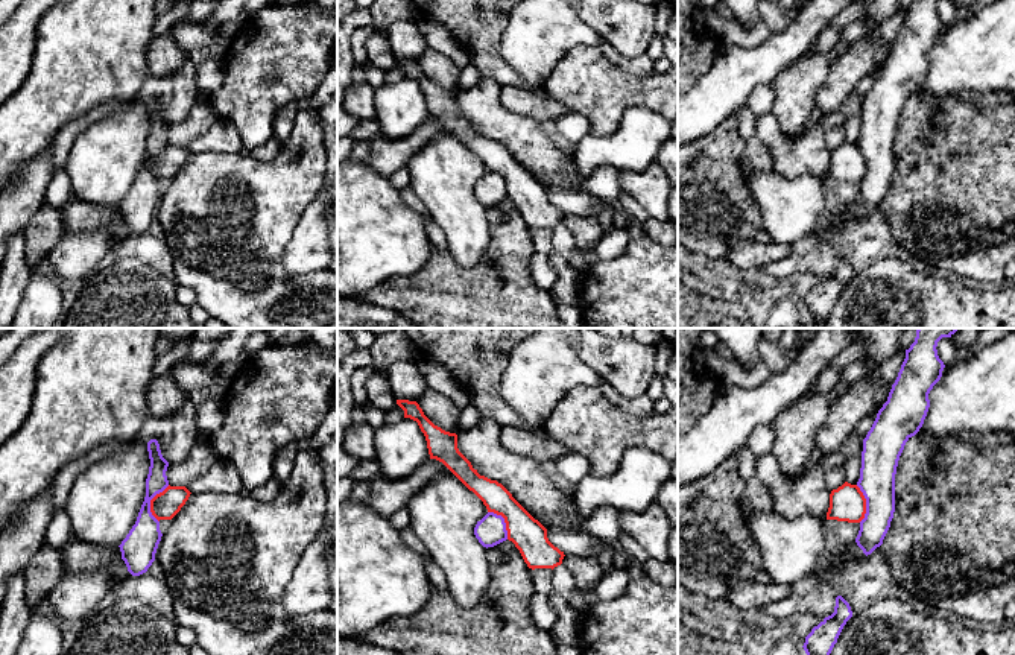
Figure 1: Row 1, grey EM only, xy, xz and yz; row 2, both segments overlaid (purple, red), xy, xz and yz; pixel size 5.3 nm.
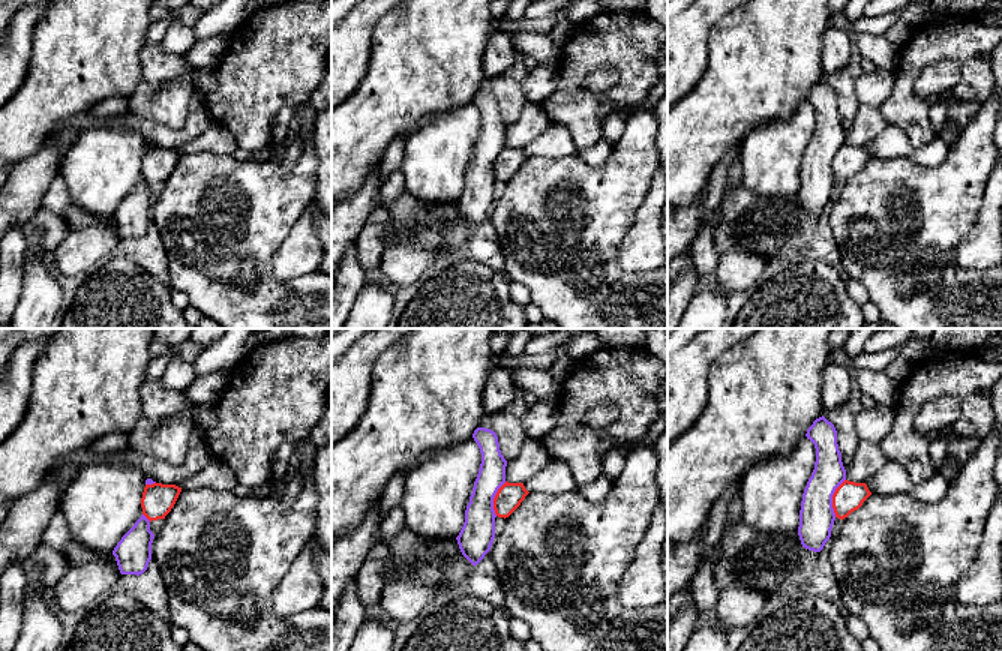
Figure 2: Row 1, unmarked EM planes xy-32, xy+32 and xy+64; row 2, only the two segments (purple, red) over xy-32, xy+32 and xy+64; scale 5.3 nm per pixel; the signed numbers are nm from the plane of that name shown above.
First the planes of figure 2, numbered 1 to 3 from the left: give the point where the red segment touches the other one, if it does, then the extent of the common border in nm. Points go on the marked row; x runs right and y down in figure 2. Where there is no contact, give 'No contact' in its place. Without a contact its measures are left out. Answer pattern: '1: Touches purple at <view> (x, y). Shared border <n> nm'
1: Touches purple at xy-32 (146, 518). Shared border 60 nm
2: Touches purple at xy+32 (494, 497). Shared border 190 nm
3: Touches purple at xy+64 (831, 498). Shared border 220 nm

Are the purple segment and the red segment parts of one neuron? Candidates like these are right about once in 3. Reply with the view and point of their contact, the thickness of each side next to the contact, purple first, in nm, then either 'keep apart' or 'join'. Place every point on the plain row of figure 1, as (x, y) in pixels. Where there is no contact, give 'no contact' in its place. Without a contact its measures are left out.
contact xy (149, 161); calibres 180 and 150 nm; keep apart

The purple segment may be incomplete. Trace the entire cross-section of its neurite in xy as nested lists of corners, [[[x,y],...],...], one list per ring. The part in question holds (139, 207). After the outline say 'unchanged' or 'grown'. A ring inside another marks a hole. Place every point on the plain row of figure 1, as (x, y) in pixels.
[[[157,99],[147,102],[147,111],[150,126],[146,138],[146,157],[135,184],[119,205],[122,219],[132,236],[147,231],[155,220],[155,213],[163,196],[160,181],[150,172],[150,160],[169,146],[166,135],[169,122],[163,117]]]; unchanged

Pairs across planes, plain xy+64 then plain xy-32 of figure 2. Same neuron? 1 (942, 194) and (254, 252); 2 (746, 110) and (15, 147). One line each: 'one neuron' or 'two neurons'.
1: one neuron
2: one neuron

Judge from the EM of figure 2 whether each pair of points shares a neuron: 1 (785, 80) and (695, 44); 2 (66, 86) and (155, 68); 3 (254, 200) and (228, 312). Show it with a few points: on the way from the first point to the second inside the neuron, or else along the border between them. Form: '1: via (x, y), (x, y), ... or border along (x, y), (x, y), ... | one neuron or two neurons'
1: border along (723, 17), (711, 29), (708, 62), (698, 83) | two neurons
2: border along (146, 45), (140, 54), (140, 80) | two neurons
3: via (248, 228), (248, 237), (207, 278), (210, 284) | one neuron

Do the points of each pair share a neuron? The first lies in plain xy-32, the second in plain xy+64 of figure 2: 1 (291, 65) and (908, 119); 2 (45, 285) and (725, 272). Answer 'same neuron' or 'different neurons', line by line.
1: same neuron
2: different neurons

